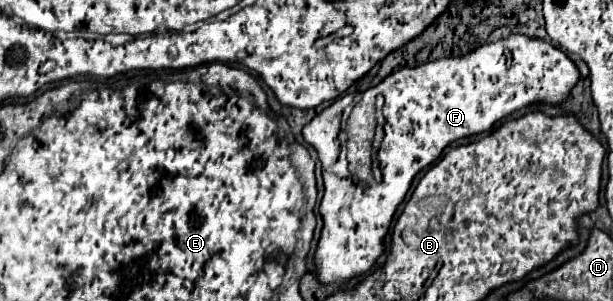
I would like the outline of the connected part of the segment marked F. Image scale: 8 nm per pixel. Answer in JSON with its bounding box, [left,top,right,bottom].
[302,34,580,284]

